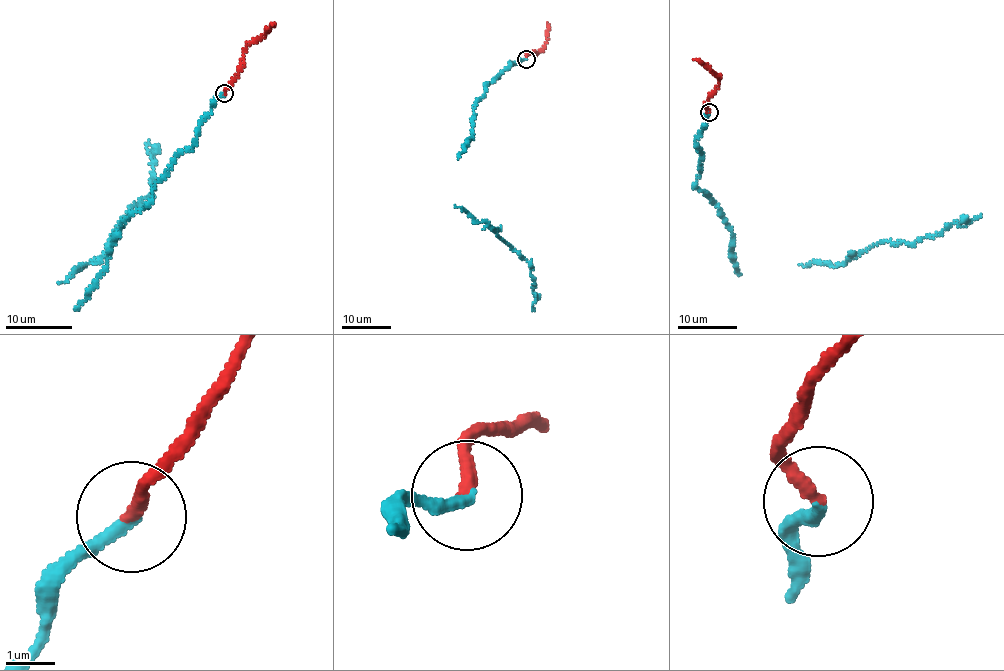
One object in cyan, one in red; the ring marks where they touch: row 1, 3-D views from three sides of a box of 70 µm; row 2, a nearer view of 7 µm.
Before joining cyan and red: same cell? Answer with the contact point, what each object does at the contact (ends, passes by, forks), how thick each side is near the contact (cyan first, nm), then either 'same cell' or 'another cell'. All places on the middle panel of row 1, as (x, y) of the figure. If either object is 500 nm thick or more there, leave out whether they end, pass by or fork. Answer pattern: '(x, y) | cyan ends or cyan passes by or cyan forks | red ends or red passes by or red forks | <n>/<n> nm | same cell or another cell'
(526, 59) | cyan ends | red ends | 240/280 nm | another cell

